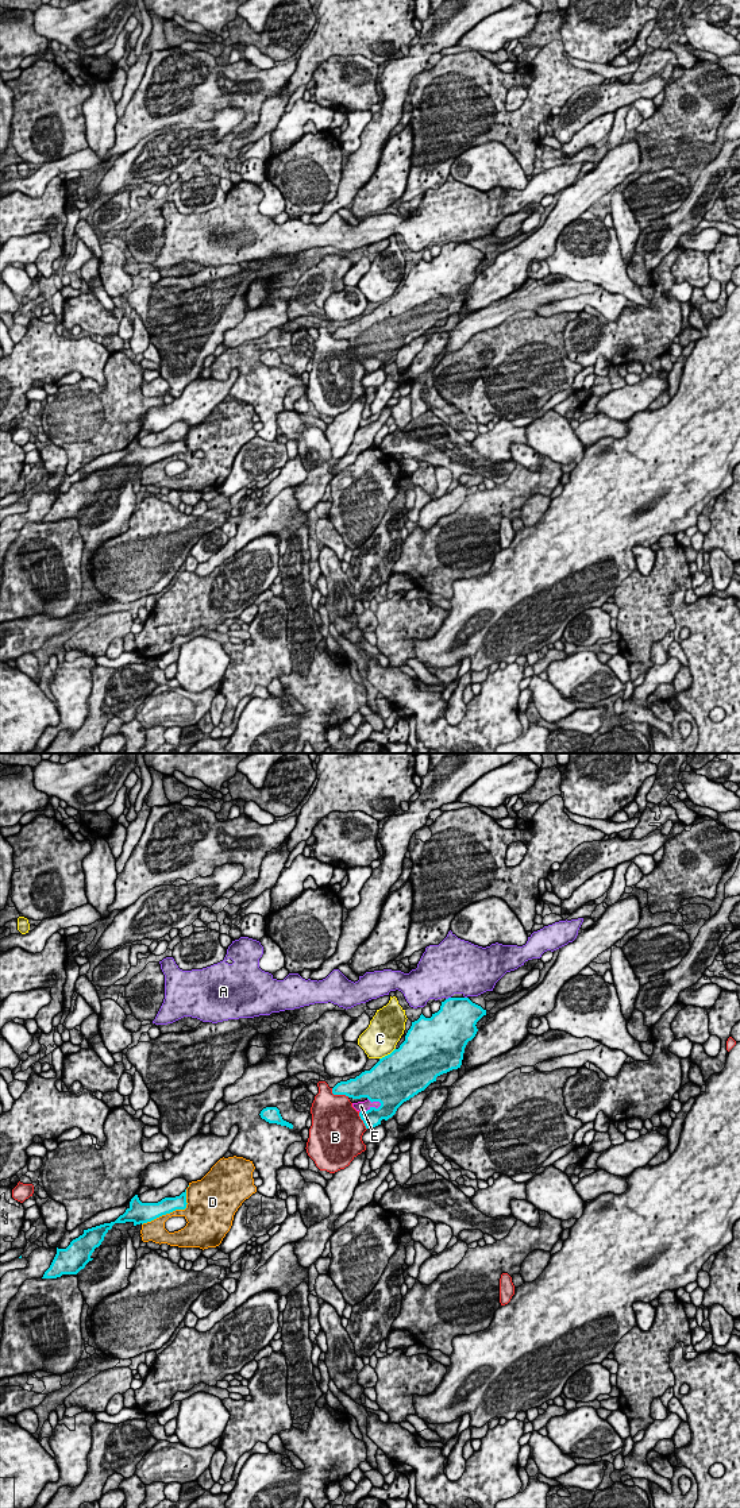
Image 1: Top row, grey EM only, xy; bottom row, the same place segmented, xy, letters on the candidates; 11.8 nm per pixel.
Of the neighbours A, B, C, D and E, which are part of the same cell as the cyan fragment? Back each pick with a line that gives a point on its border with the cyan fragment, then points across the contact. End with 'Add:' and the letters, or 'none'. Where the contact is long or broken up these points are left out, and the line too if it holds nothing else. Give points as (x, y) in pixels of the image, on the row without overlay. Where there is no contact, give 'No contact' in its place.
E: Touches cyan at xy (370, 351). Path across: xy (376, 331), (380, 348), (370, 351), (361, 350)
Add: E

